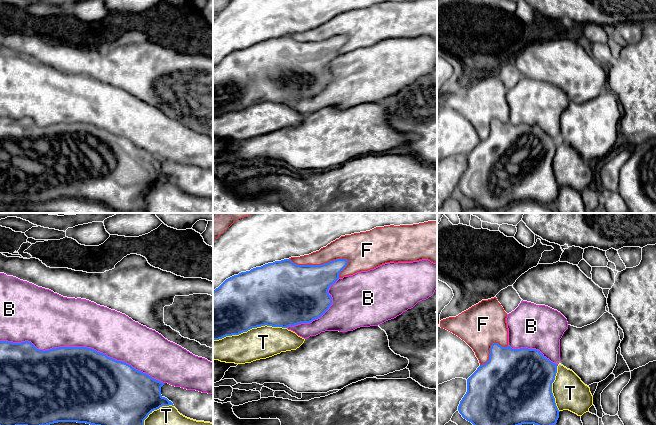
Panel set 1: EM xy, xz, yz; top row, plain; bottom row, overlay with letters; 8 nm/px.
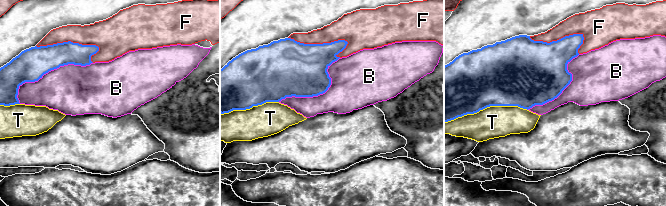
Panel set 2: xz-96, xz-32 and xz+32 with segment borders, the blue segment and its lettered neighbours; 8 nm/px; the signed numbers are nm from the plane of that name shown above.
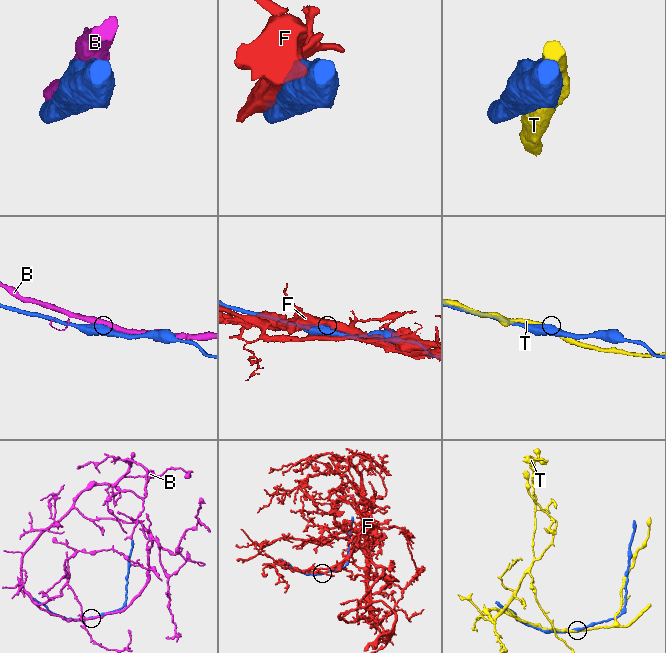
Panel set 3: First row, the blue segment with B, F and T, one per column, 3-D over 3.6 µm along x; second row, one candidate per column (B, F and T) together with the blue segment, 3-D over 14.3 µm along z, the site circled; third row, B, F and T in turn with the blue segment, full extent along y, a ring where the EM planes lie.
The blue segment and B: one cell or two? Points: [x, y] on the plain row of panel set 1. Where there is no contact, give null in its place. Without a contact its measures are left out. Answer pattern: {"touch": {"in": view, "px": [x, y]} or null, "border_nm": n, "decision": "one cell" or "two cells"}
{"touch": {"in": "xy", "px": [82, 123]}, "border_nm": 1350, "decision": "one cell"}

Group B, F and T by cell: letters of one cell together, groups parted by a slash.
B / F / T

